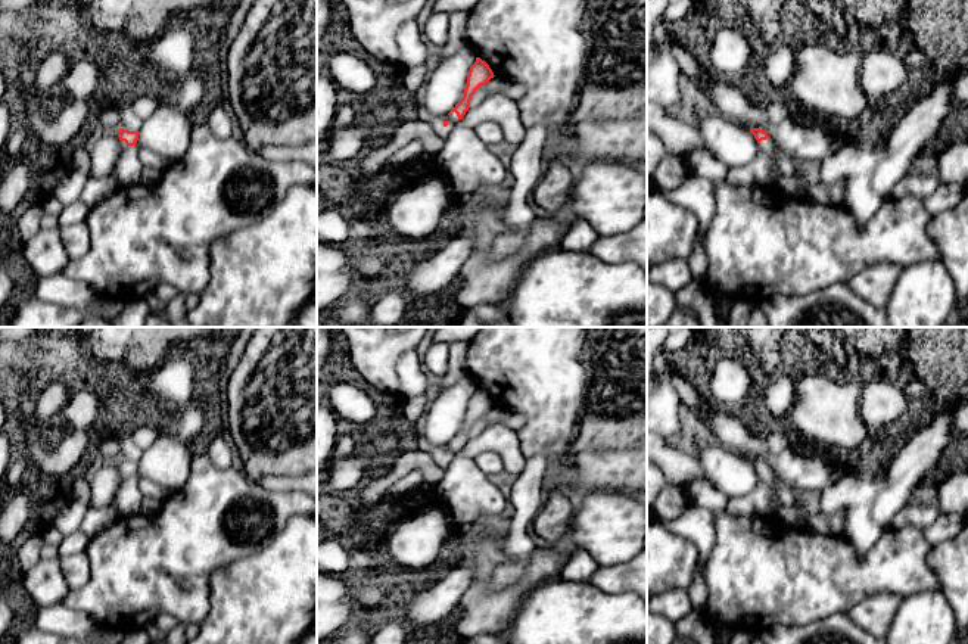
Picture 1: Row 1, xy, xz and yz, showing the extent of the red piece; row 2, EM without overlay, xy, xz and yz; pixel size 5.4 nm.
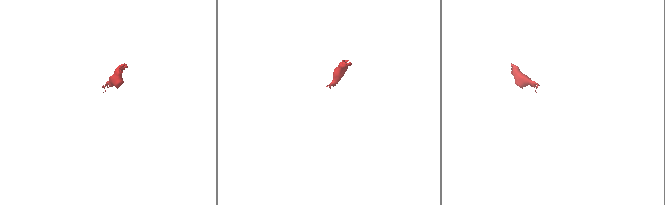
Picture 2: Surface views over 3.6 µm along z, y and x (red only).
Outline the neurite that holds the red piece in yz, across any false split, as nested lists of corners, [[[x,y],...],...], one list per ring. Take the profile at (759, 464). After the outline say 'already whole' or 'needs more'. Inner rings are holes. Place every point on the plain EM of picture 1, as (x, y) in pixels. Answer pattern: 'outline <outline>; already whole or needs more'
outline [[[750,458],[750,463],[754,466],[757,473],[760,475],[760,479],[765,482],[765,485],[771,491],[772,497],[772,508],[768,514],[768,517],[776,517],[779,519],[779,510],[782,508],[782,503],[776,494],[776,475],[772,472],[772,469],[768,466],[766,461],[760,458]]]; needs more

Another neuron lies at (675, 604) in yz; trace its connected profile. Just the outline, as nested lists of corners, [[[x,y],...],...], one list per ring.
[[[679,588],[653,595],[647,600],[647,610],[676,622],[692,610],[688,589]]]

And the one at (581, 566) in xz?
[[[576,548],[569,554],[560,578],[572,582],[589,584],[591,576],[598,567],[600,564],[585,550]]]

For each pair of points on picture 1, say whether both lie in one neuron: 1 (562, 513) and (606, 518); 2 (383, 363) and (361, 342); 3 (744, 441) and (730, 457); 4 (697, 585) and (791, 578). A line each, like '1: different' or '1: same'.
1: different
2: same
3: different
4: different

